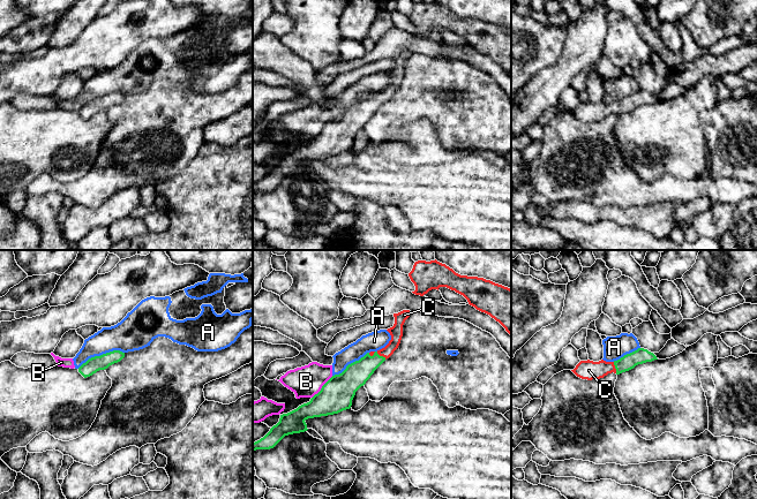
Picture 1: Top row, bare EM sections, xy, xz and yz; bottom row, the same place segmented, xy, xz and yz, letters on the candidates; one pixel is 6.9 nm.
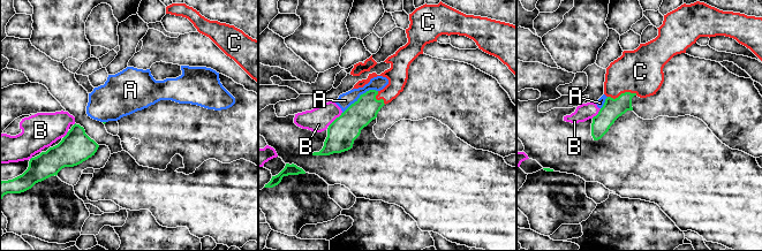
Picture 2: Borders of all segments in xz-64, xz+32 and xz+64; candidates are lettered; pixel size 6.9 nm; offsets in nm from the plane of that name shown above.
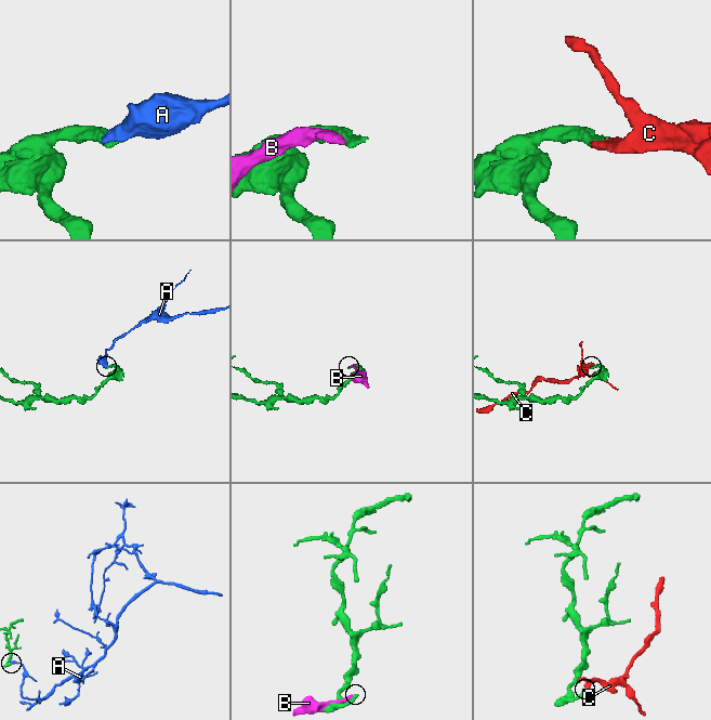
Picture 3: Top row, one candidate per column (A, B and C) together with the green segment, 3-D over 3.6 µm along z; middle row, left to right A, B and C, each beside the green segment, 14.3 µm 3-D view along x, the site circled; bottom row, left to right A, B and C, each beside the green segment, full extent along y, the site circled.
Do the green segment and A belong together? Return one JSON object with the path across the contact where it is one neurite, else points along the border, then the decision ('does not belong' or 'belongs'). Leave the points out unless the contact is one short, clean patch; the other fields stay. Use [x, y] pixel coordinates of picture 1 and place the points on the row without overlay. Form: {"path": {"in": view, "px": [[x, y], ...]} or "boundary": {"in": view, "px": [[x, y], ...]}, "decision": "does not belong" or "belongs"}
{"boundary": {"in": "xy", "px": [[124, 93], [110, 92], [91, 98], [77, 110]]}, "decision": "does not belong"}

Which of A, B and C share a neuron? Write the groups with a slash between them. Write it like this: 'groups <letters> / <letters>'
groups A B / C

